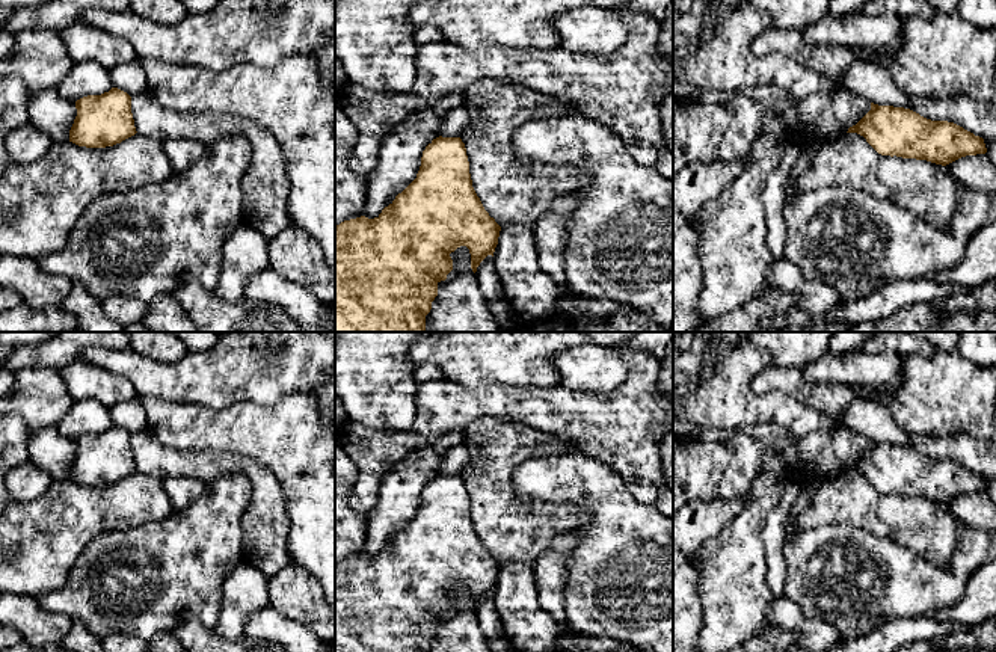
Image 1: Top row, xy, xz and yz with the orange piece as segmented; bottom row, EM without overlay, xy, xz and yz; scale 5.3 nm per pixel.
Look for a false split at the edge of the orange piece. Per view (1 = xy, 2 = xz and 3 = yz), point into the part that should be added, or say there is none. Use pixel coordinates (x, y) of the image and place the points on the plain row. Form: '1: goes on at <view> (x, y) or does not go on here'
1: does not go on here
2: does not go on here
3: does not go on here

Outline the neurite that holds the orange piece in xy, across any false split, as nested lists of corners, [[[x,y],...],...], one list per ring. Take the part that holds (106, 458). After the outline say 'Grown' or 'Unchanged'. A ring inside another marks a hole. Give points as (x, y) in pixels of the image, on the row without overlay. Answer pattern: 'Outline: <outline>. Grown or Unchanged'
Outline: [[[118,426],[77,438],[75,447],[77,454],[69,468],[69,480],[78,484],[113,484],[137,471],[131,435]]]. Unchanged

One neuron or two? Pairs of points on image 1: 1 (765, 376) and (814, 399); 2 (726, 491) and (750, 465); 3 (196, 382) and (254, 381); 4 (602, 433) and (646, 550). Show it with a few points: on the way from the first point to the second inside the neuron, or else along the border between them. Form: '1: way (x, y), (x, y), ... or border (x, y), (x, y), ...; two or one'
1: way (777, 379), (788, 379), (802, 391); one
2: way (732, 485), (744, 471); one
3: way (210, 381), (240, 381); one
4: border (587, 456), (596, 458), (611, 468), (640, 501); two

